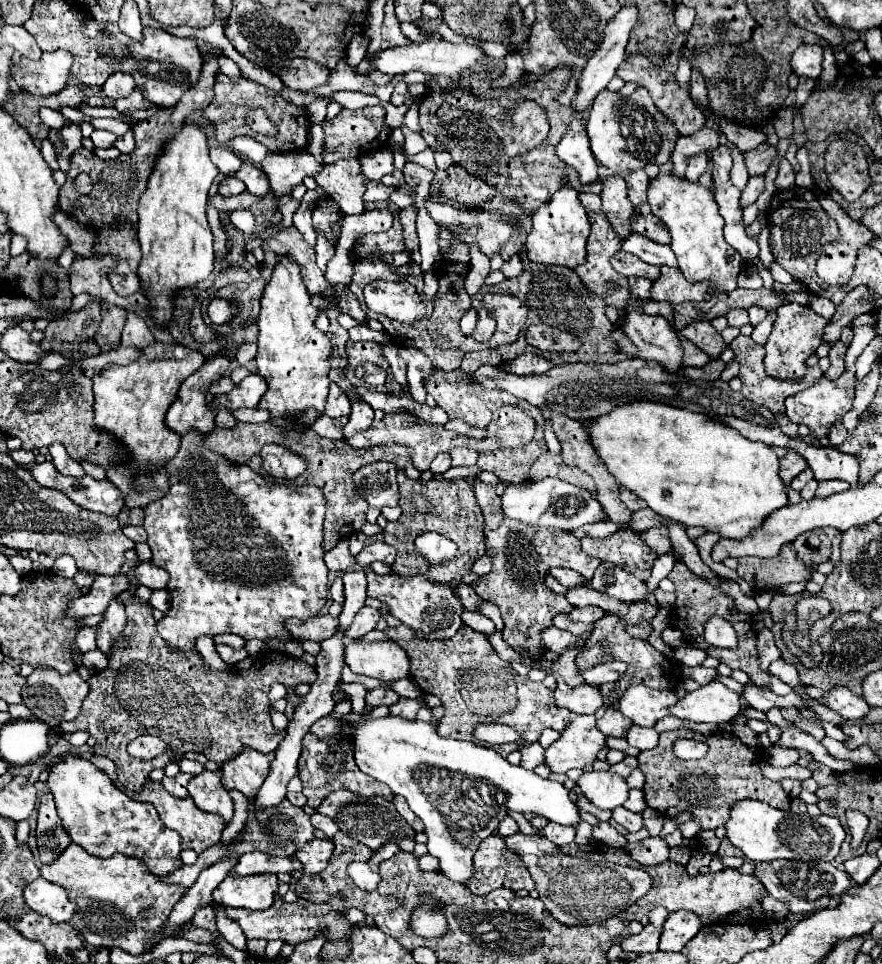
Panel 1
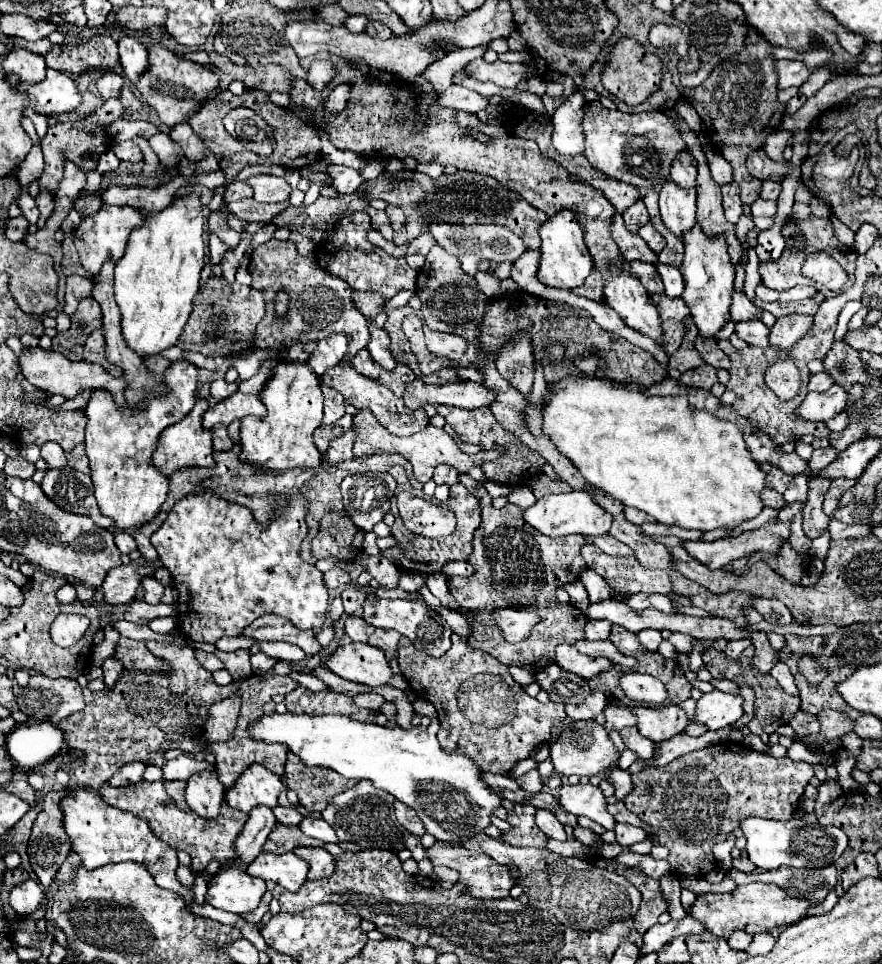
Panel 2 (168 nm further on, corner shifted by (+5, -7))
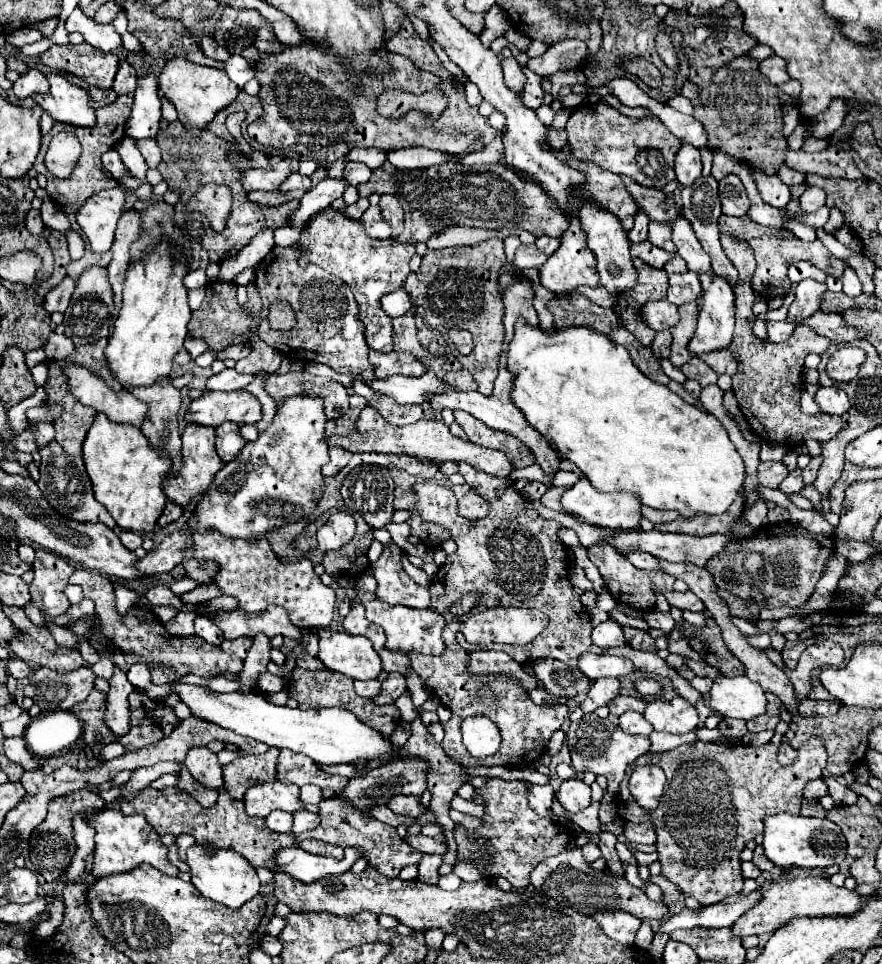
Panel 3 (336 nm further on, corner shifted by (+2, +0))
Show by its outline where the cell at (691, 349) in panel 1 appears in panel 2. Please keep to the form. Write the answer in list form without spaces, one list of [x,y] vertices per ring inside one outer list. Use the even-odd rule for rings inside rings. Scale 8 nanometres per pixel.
[[[684,337],[680,349],[668,359],[668,375],[672,379],[680,379],[680,375],[684,371],[690,371],[690,369],[696,369],[704,365],[700,353],[694,349],[694,337]]]

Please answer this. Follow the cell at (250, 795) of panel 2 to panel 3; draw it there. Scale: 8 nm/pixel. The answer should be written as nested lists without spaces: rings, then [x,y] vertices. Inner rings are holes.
[[[273,780],[271,784],[255,784],[253,788],[249,788],[249,792],[245,794],[245,808],[249,816],[267,818],[273,810],[305,810],[305,804],[299,800],[299,786],[289,786]]]

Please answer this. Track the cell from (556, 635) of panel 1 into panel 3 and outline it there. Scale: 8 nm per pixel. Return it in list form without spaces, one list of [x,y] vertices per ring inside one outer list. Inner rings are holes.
[[[585,654],[579,660],[579,670],[591,680],[595,682],[597,678],[603,676],[611,676],[611,678],[623,678],[635,672],[635,666],[631,660],[627,658],[619,658],[619,656],[607,656],[607,654]]]

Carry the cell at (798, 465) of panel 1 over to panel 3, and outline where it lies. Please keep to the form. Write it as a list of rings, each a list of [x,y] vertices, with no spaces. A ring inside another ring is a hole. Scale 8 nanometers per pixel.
[[[761,462],[759,470],[757,470],[757,478],[763,486],[767,488],[777,488],[785,476],[787,476],[787,468],[783,462]]]

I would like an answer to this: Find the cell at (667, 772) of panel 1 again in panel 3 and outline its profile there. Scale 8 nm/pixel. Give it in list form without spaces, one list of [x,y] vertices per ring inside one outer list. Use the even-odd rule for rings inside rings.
[[[809,738],[799,750],[799,760],[783,768],[777,762],[777,746],[717,746],[695,742],[669,752],[647,752],[639,756],[621,780],[617,794],[617,814],[625,822],[653,820],[657,828],[657,852],[661,874],[679,886],[683,896],[695,898],[701,906],[711,906],[743,890],[741,852],[749,840],[763,834],[763,818],[779,812],[799,814],[803,788],[809,780],[821,778],[827,766],[825,742]],[[657,764],[667,774],[661,804],[653,816],[645,814],[629,794],[627,782],[635,766]]]

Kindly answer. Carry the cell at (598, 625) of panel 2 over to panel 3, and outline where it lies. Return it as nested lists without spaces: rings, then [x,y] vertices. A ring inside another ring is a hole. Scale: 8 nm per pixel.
[[[607,620],[597,628],[593,628],[593,642],[601,648],[615,648],[627,644],[621,626],[615,620]]]

